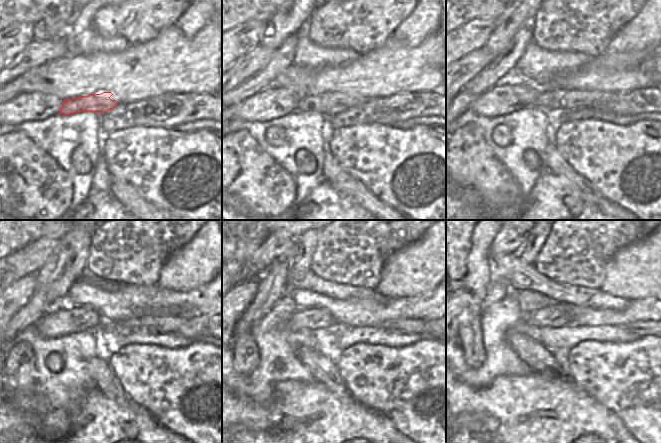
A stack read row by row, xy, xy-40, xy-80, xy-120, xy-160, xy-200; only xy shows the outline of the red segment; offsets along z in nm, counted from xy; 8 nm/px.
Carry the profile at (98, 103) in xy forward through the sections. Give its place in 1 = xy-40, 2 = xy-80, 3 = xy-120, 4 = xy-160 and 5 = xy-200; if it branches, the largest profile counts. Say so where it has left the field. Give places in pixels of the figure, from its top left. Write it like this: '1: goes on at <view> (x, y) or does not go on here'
1: goes on at xy-40 (327, 103)
2: goes on at xy-80 (569, 100)
3: goes on at xy-120 (163, 324)
4: goes on at xy-160 (404, 325)
5: goes on at xy-200 (642, 327)

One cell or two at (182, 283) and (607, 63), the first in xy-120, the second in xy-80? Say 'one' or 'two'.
two

